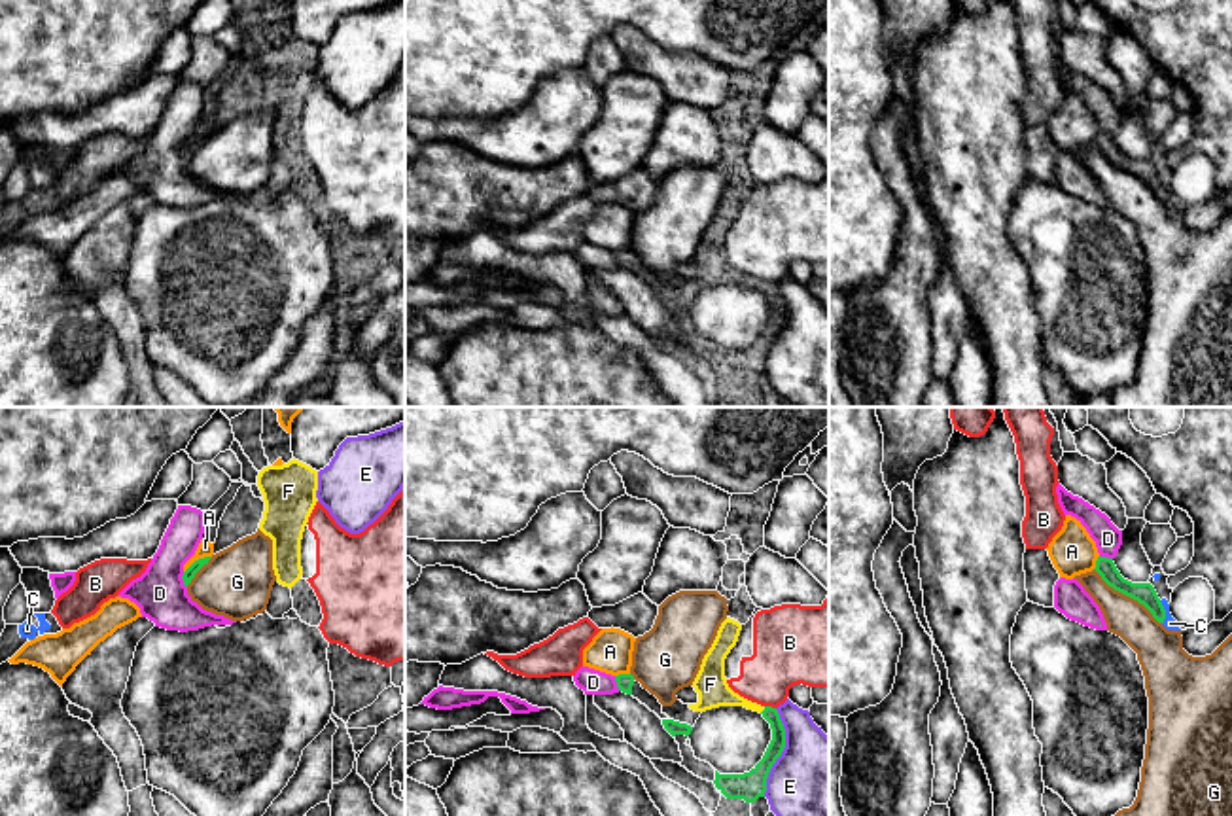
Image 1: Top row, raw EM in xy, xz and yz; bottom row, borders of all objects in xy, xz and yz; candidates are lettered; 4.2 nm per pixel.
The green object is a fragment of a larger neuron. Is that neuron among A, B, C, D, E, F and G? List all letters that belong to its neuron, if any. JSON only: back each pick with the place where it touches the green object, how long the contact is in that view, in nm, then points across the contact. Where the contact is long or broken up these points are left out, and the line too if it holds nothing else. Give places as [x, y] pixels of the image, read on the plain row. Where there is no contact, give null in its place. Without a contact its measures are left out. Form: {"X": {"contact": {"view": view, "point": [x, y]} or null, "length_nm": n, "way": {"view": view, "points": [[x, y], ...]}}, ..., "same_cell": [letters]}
{"C": {"contact": {"view": "yz", "point": [1164, 188]}, "length_nm": 110}, "F": {"contact": {"view": "xz", "point": [763, 286]}, "length_nm": 40, "way": {"view": "xz", "points": [[771, 290], [763, 286], [729, 275], [712, 264]]}}, "same_cell": ["C", "F"]}

